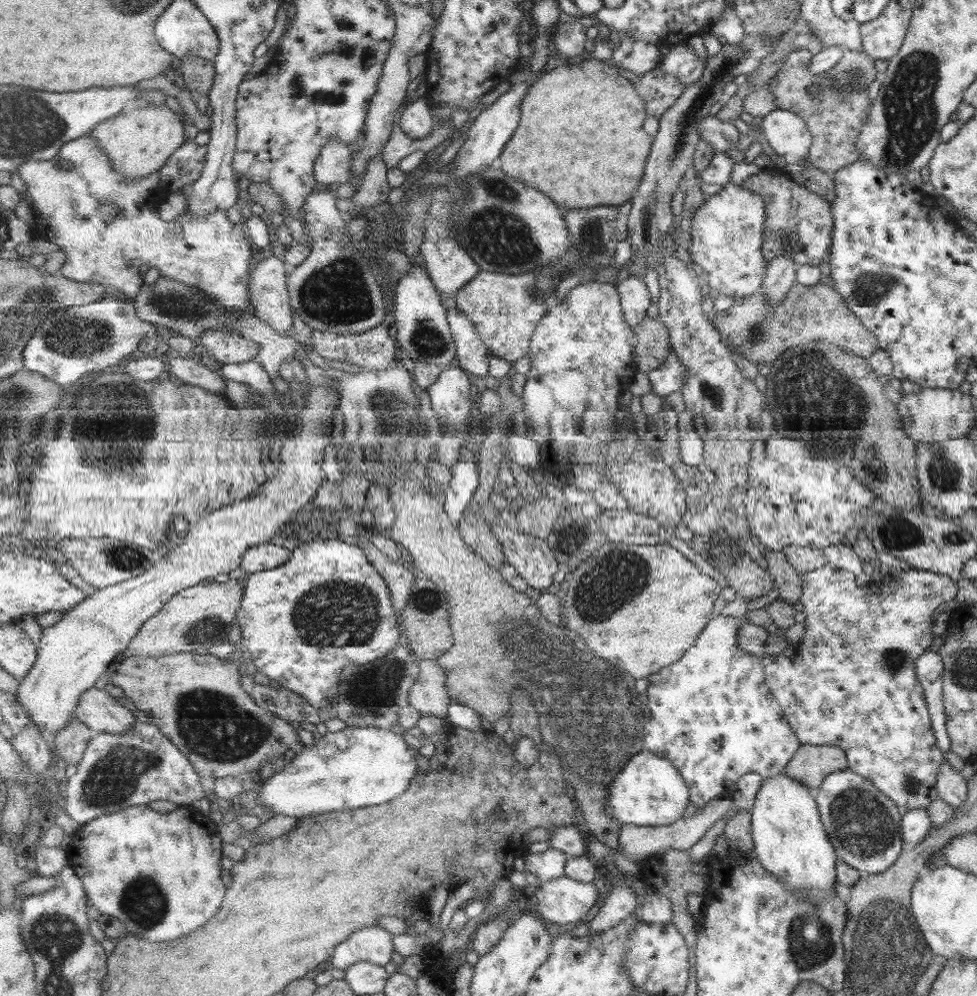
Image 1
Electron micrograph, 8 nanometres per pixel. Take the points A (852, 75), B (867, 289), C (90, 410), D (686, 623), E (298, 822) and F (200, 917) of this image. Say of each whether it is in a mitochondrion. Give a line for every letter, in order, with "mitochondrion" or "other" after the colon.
A: mitochondrion
B: mitochondrion
C: other
D: other
E: other
F: other

